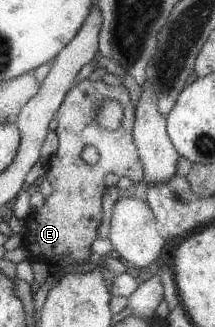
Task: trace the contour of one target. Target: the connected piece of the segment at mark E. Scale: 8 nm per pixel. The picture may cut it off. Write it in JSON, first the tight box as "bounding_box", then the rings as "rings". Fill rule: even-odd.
{"bounding_box":[22,79,144,264],"rings":[[[84,79],[73,84],[66,92],[60,107],[56,110],[57,149],[46,160],[45,177],[52,187],[52,192],[44,200],[40,209],[28,213],[25,220],[25,230],[22,237],[22,247],[33,259],[45,263],[62,259],[62,255],[70,257],[70,261],[77,264],[89,257],[90,245],[96,236],[96,229],[102,218],[102,194],[105,186],[102,181],[114,167],[136,167],[136,181],[144,177],[142,163],[138,157],[136,145],[132,139],[135,120],[135,105],[130,99],[128,91],[122,85],[109,86],[101,80],[90,81]],[[114,99],[122,105],[122,123],[114,131],[100,129],[94,115],[102,101]],[[84,147],[95,147],[98,151],[98,161],[88,165],[80,159],[80,152]]]}

